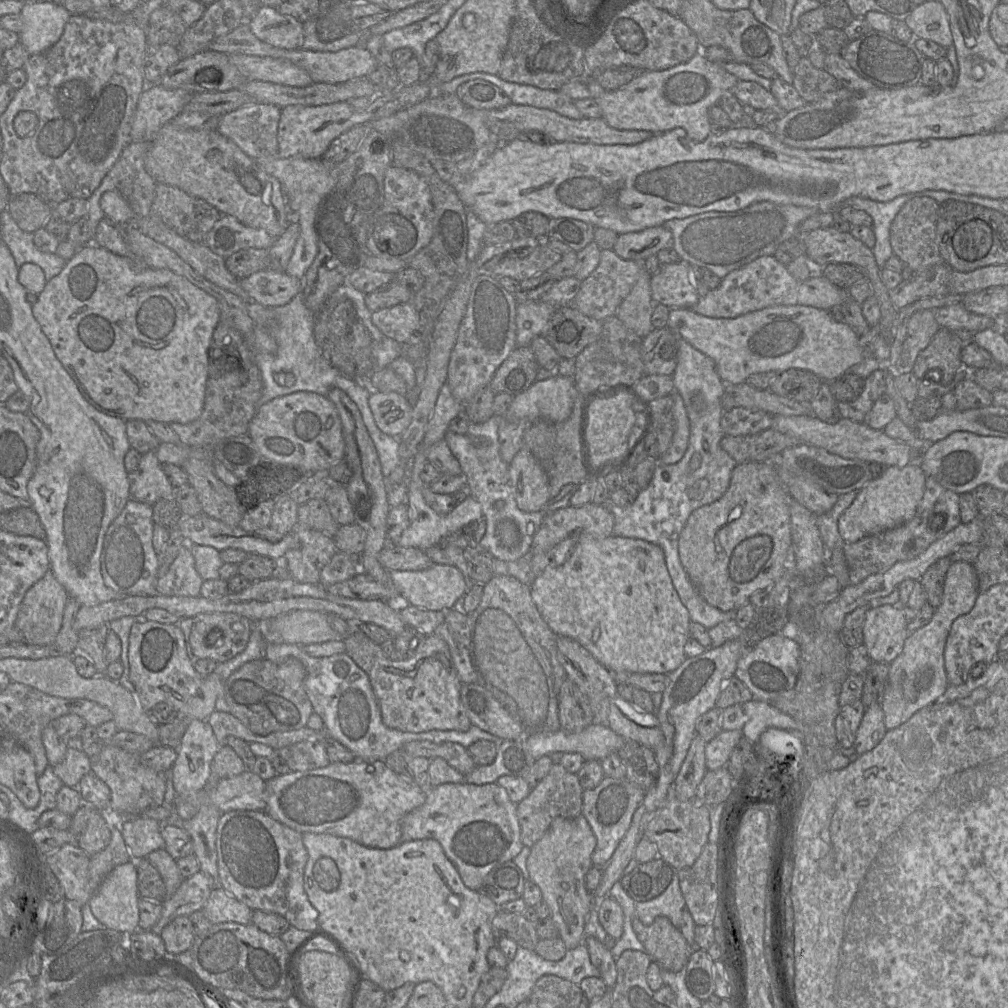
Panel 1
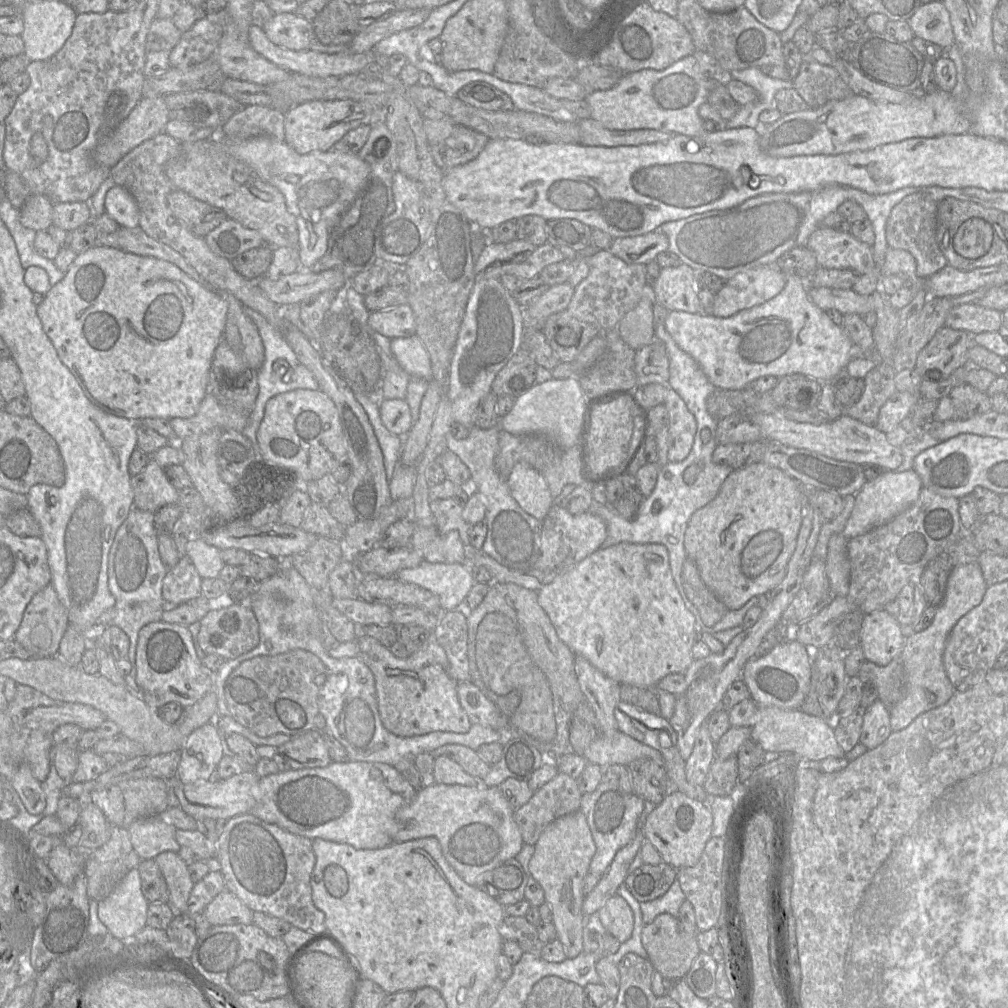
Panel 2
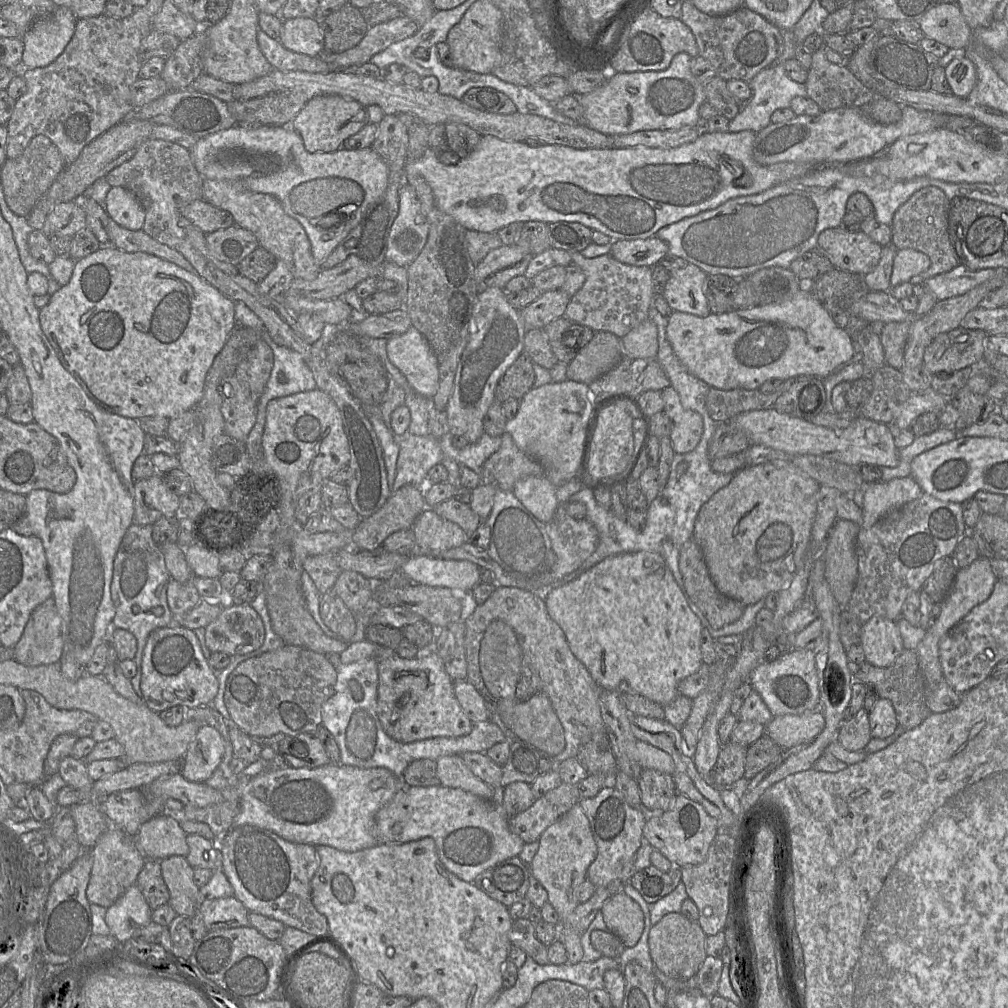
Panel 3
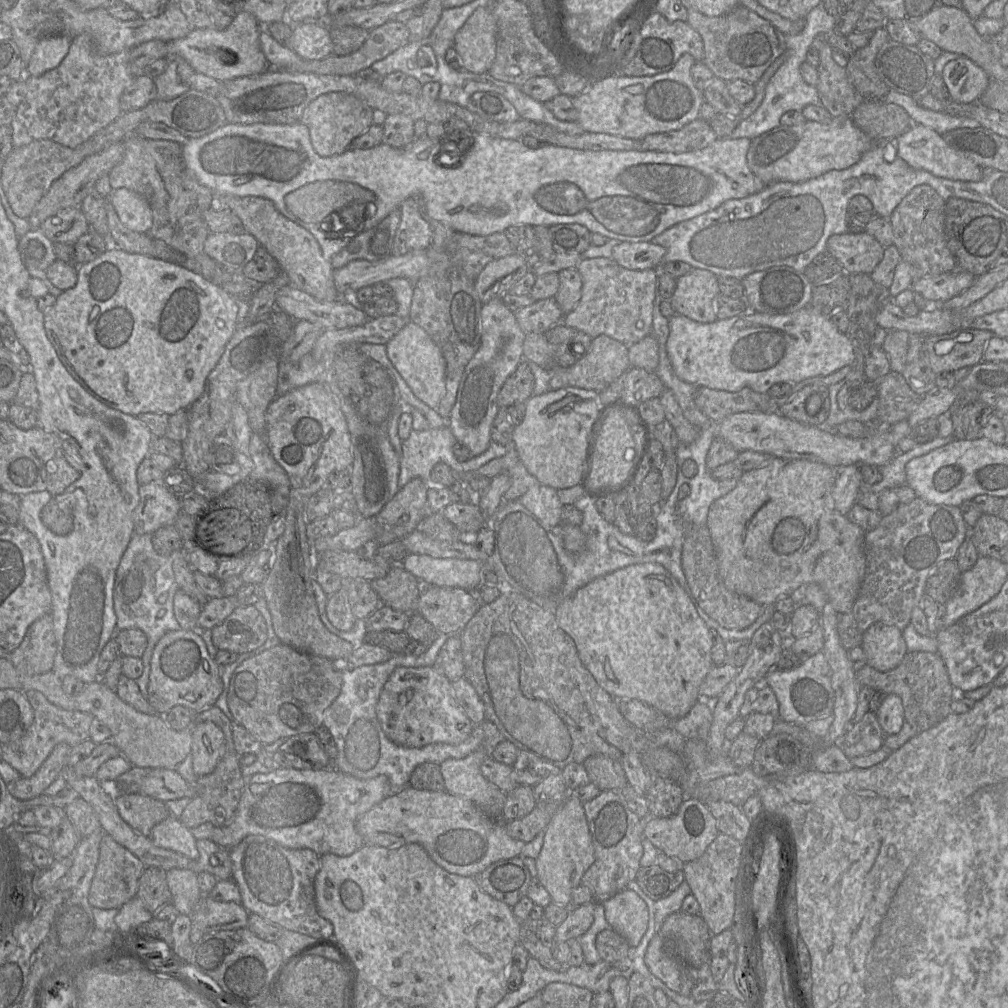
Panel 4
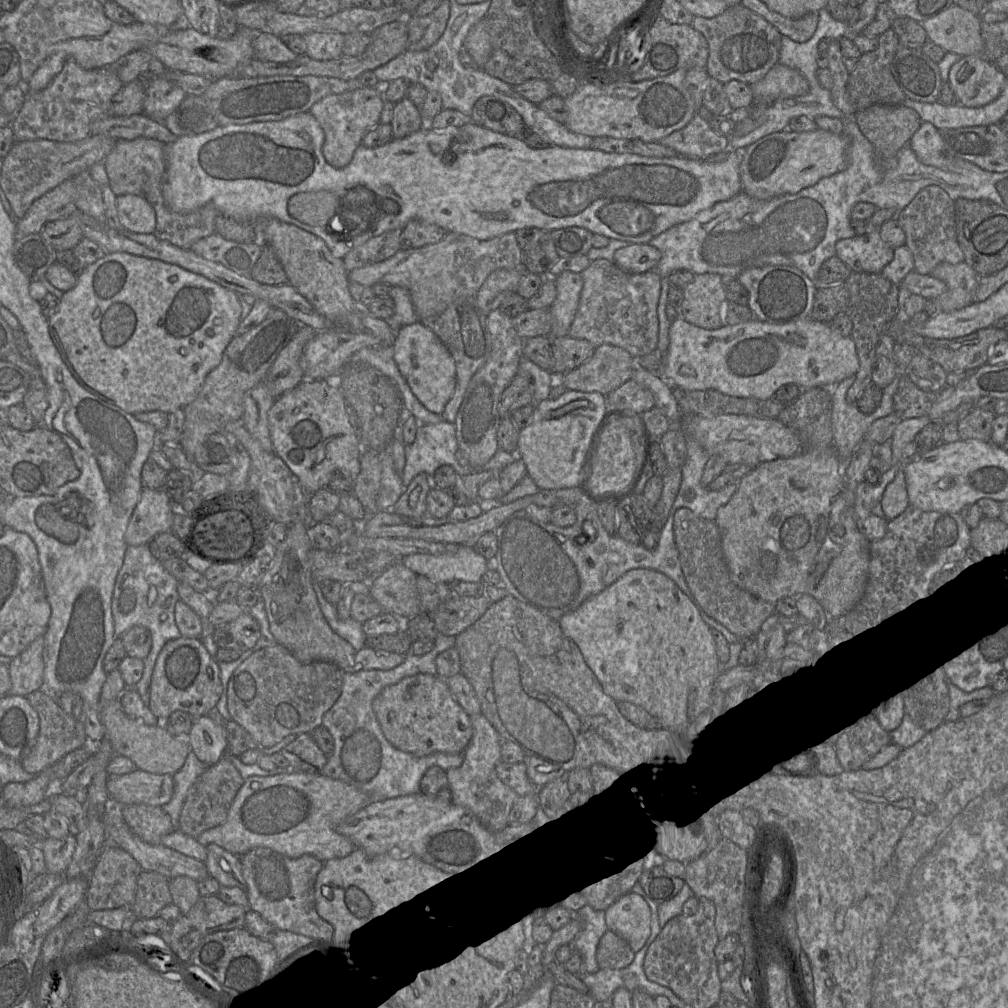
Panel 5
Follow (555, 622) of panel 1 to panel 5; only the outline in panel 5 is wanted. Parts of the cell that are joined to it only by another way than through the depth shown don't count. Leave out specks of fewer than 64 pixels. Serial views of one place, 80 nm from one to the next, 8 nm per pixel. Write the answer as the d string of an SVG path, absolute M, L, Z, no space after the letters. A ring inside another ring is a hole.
M651 569L630 570L599 594L587 599L575 611L562 616L558 623L563 634L577 645L586 664L593 671L603 691L608 696L616 702L629 702L643 708L656 717L669 732L686 733L715 706L714 682L722 671L722 666L717 657L715 641L710 627L703 621L698 609L689 597L666 575Z

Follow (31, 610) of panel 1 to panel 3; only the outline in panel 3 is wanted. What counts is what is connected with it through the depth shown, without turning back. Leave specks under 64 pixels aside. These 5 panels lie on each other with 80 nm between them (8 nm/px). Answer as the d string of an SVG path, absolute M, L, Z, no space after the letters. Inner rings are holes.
M52 596L31 613L14 647L14 660L25 666L59 663L63 644L62 620Z

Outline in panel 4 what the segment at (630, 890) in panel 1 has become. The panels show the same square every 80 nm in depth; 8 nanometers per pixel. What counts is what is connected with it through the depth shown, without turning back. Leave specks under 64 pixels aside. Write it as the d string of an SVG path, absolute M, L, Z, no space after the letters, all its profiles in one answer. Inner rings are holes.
M654 864L640 868L634 881L647 896L657 901L669 896L684 880L685 877L682 870L669 873Z

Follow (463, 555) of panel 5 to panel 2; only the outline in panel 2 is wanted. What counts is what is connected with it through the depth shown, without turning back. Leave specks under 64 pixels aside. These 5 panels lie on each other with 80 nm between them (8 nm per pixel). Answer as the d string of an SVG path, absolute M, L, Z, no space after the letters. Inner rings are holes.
M424 560L414 568L404 568L396 575L438 595L442 613L463 608L466 596L474 585L467 563L439 563Z

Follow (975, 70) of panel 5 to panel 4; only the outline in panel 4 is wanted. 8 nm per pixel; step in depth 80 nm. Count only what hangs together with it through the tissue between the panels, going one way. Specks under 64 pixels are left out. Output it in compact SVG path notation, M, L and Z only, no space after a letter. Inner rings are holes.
M965 56L948 62L942 76L950 98L964 104L978 101L990 82L985 70Z

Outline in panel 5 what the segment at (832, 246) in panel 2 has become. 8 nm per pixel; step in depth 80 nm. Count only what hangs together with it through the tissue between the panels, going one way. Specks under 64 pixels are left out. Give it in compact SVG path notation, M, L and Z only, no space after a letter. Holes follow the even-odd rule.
M873 227L862 235L838 240L835 252L853 272L863 273L881 273L894 256L894 248Z

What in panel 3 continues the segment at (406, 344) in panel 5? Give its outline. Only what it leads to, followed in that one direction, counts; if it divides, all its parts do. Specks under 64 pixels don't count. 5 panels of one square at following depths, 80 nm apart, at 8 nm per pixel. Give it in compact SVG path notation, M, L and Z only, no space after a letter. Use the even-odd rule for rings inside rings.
M411 326L405 333L388 340L387 353L412 389L432 400L439 386L439 368L424 335Z

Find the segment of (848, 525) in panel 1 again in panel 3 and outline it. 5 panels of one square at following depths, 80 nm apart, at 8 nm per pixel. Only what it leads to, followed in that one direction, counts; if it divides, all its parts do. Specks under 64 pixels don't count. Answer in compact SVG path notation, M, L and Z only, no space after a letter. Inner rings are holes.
M910 475L888 482L878 481L865 484L862 503L861 527L870 527L891 511L917 499L923 491Z

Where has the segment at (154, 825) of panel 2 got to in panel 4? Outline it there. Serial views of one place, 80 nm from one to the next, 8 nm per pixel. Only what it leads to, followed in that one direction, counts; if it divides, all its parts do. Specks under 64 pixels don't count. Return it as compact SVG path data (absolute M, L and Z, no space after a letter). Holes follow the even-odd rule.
M172 815L155 825L149 838L156 846L178 852L192 860L198 860L196 839L179 818Z

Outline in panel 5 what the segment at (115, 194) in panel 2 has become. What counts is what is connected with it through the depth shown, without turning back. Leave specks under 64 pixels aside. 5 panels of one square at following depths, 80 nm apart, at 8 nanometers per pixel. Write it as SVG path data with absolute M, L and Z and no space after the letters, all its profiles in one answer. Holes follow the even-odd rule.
M132 194L116 198L118 217L123 227L130 232L153 234L156 216L153 207L142 197Z

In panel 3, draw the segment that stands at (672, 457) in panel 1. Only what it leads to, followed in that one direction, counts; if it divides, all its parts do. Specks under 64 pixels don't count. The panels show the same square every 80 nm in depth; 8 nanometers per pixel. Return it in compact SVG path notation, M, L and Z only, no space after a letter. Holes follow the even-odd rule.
M671 385L662 390L664 411L672 422L670 440L677 454L692 451L698 445L703 433L702 416L683 407L680 395Z

